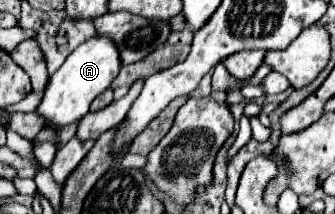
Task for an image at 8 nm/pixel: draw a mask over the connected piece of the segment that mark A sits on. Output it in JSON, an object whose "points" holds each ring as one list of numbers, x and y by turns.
{"points":[[95,35,95,37,87,39,67,57,67,61,59,67,59,71,55,75,51,75,43,101,37,107,39,115,61,127,83,119,89,111,91,101,113,83,113,79,119,75,119,69,121,69,119,49,115,49,115,43,109,37]]}

